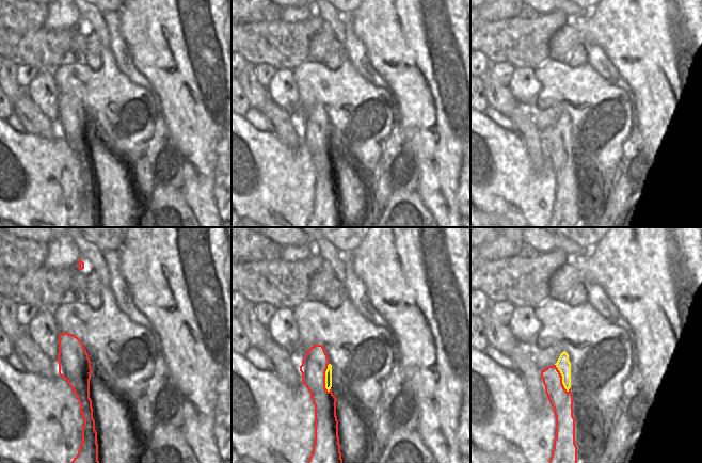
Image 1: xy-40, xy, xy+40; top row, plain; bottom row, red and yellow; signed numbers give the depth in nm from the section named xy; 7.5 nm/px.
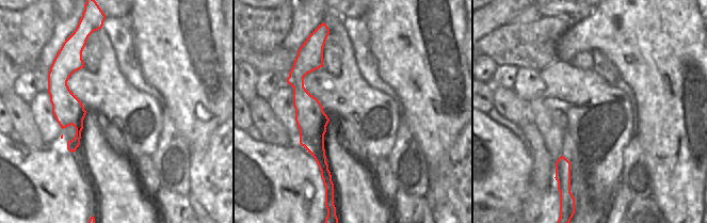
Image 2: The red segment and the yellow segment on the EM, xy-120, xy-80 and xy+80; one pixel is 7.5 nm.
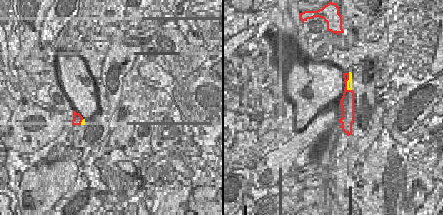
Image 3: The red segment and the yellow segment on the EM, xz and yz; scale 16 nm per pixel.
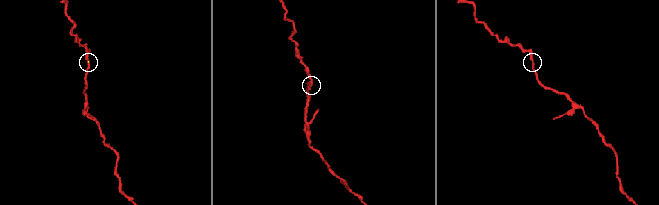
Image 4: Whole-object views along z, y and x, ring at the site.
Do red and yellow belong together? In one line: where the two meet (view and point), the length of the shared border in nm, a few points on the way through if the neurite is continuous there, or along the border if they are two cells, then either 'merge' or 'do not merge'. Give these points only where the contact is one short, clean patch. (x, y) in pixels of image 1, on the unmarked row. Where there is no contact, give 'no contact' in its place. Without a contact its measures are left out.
contact xy (324, 139); length 220 nm; way xy (315, 124), (316, 130), (324, 139), (329, 132); merge

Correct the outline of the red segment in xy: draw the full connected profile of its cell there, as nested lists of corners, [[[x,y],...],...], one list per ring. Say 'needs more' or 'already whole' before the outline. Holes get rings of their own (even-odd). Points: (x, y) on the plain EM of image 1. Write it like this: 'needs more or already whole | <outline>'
needs more | [[[314,106],[306,113],[302,126],[302,144],[310,154],[315,166],[315,205],[306,227],[342,227],[336,177],[337,159],[332,154],[332,126],[322,106]]]

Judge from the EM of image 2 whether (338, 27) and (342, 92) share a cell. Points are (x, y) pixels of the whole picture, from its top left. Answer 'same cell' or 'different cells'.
same cell

